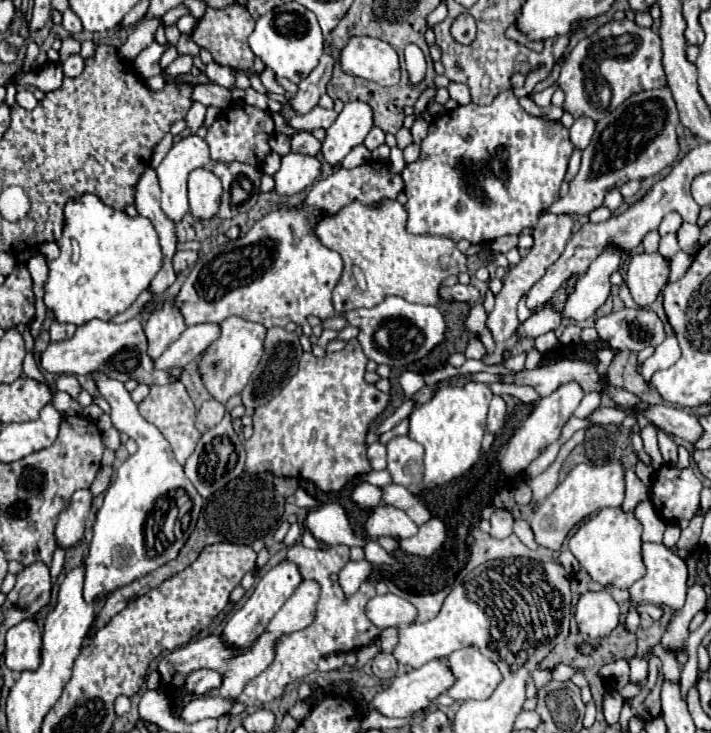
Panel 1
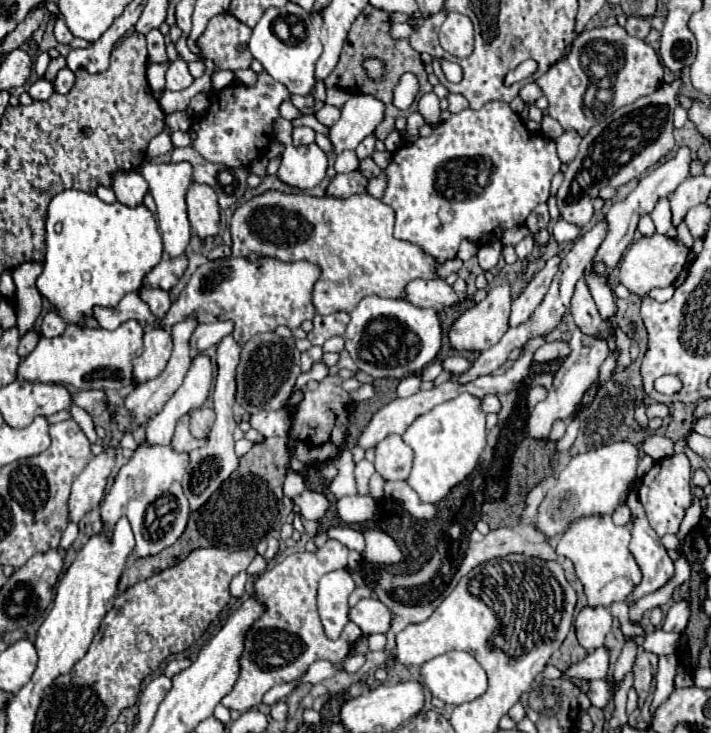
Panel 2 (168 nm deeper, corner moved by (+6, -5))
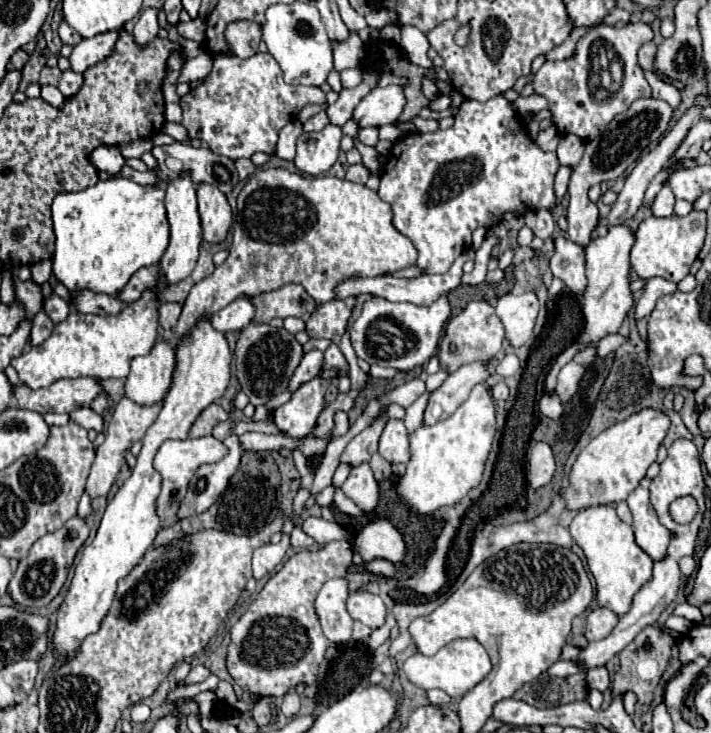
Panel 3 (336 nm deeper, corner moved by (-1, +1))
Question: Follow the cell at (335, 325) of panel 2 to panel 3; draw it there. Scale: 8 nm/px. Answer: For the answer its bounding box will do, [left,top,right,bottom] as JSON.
[305,297,357,343]

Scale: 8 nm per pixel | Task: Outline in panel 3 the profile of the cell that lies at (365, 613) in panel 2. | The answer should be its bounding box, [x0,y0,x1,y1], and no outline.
[347,591,387,629]

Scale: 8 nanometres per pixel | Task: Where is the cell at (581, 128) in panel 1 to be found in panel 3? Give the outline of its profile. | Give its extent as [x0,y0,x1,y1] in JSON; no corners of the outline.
[557,135,585,167]

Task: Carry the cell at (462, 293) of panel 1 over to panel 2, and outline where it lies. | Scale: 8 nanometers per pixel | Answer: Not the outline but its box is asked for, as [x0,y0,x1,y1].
[404,279,458,311]

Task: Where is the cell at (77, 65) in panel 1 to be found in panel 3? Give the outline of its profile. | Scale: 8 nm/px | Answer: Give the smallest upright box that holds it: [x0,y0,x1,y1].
[57,69,83,97]

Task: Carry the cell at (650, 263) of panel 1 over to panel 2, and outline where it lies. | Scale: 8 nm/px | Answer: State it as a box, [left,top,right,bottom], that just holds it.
[620,233,688,297]

